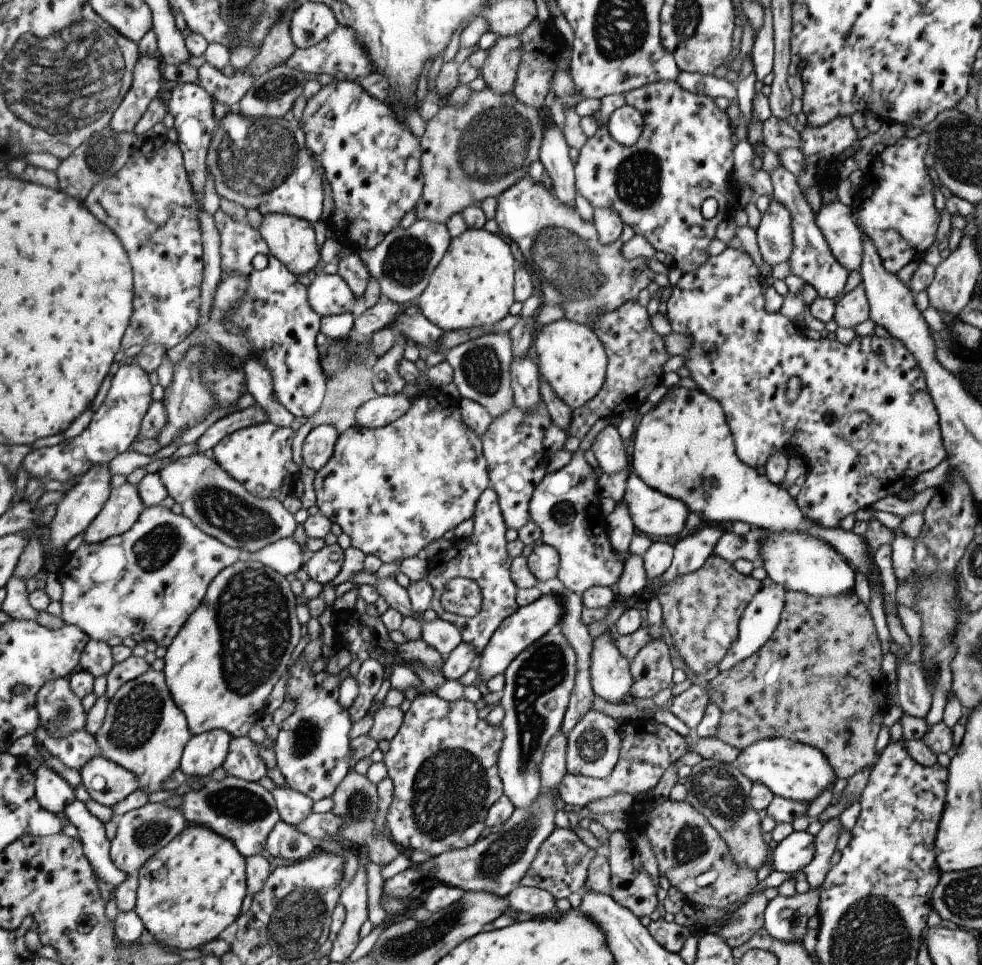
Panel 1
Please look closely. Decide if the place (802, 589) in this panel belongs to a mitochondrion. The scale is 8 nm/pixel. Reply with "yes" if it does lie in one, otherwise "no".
no

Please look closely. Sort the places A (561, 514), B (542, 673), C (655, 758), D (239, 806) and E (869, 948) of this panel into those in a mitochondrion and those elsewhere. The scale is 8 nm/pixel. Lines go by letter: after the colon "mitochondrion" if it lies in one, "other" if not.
A: mitochondrion
B: mitochondrion
C: other
D: mitochondrion
E: mitochondrion

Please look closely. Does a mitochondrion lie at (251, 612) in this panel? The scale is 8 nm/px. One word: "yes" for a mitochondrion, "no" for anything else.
yes

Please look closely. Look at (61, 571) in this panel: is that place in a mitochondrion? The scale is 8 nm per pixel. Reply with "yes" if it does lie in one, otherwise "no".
no

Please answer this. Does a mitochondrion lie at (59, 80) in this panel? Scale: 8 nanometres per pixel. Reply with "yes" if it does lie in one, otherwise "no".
yes

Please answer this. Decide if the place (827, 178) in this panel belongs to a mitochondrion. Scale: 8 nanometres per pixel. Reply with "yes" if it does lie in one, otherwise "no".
no

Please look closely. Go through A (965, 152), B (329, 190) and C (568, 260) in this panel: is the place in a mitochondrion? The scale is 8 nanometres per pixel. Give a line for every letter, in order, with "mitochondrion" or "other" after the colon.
A: mitochondrion
B: other
C: mitochondrion

